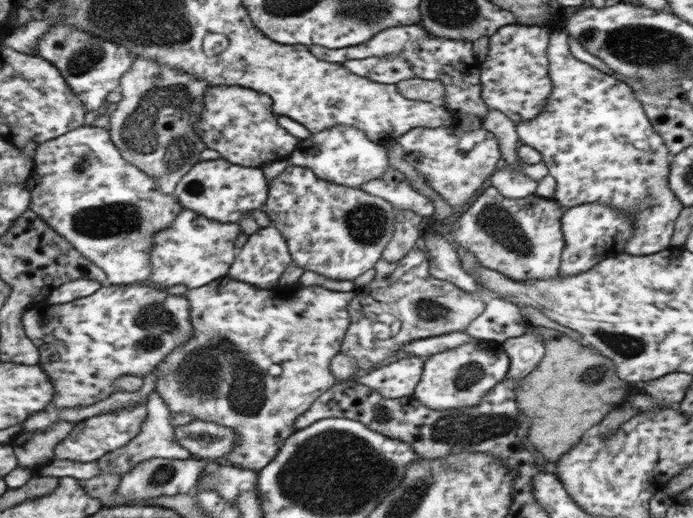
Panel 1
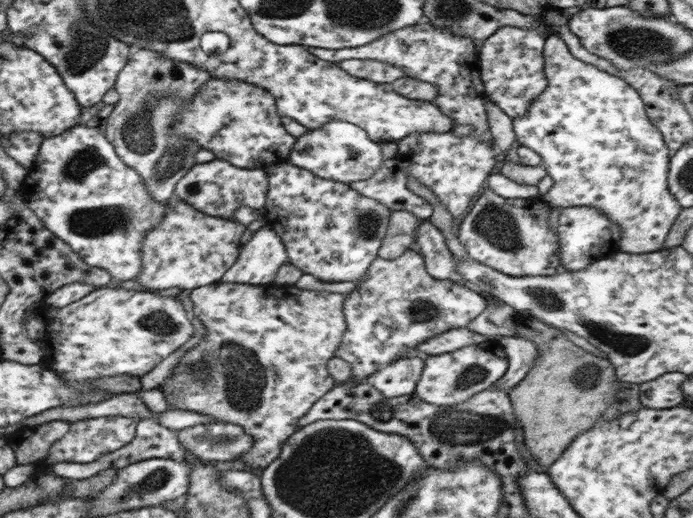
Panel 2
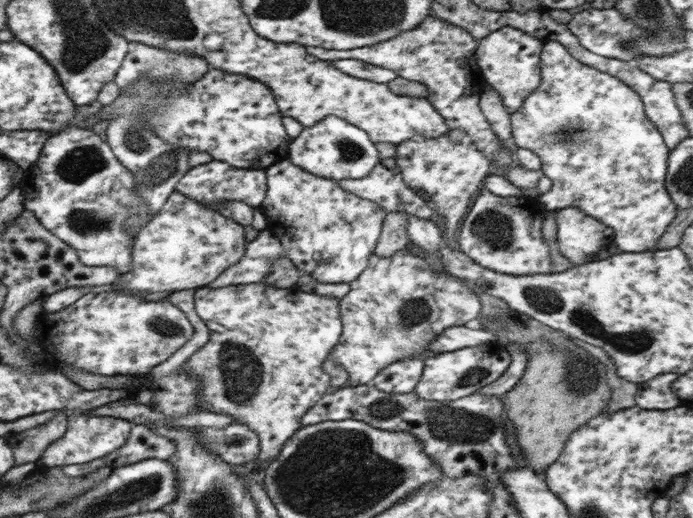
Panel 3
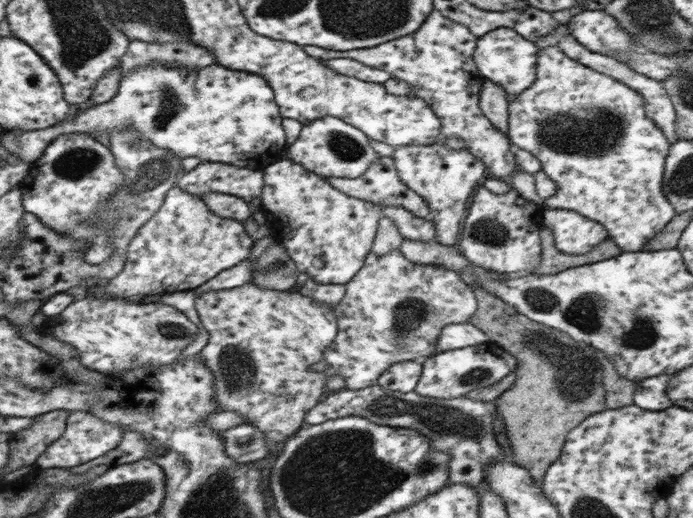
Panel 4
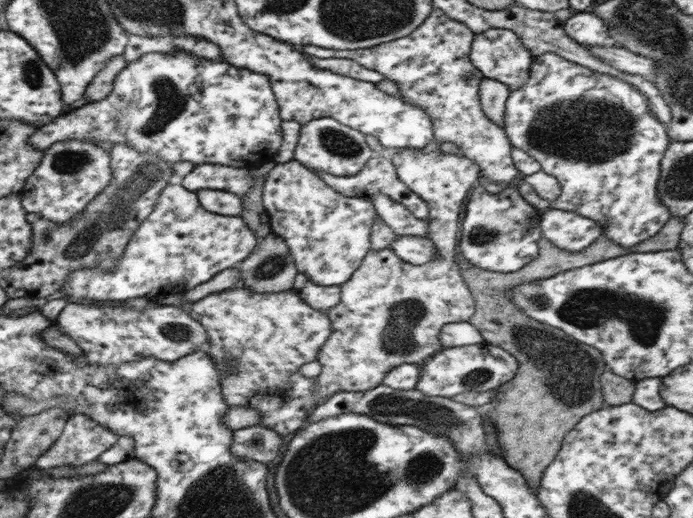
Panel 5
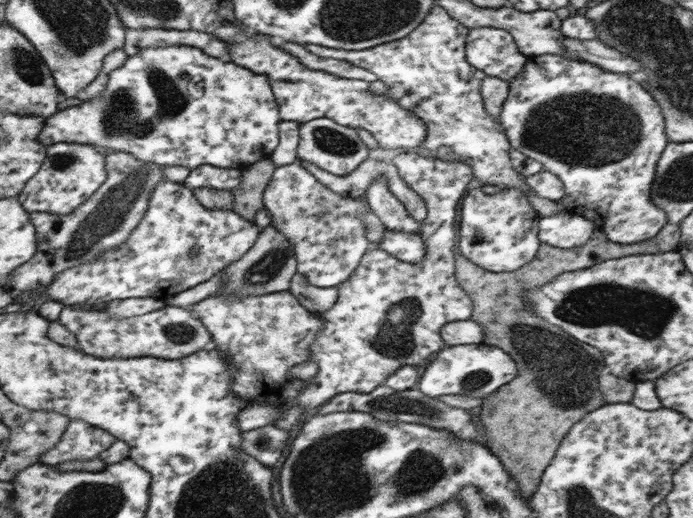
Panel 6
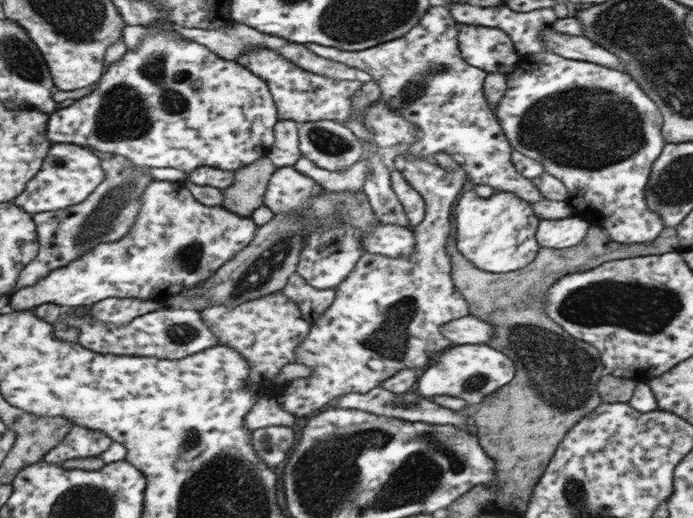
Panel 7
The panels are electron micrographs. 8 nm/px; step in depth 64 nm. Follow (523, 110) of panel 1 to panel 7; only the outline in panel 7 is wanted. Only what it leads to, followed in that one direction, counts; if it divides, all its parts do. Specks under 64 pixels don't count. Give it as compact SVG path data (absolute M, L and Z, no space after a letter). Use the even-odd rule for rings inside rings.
M458 24L458 28L458 49L467 64L486 73L498 72L504 76L514 70L520 55L505 32L465 24Z

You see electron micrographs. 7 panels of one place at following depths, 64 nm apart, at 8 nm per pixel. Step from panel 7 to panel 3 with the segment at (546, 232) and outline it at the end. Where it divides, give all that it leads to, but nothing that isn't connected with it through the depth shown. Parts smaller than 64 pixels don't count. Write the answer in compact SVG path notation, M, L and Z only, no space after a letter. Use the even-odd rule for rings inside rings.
M578 208L554 210L557 250L572 262L571 267L589 261L599 247L613 243L612 229Z

